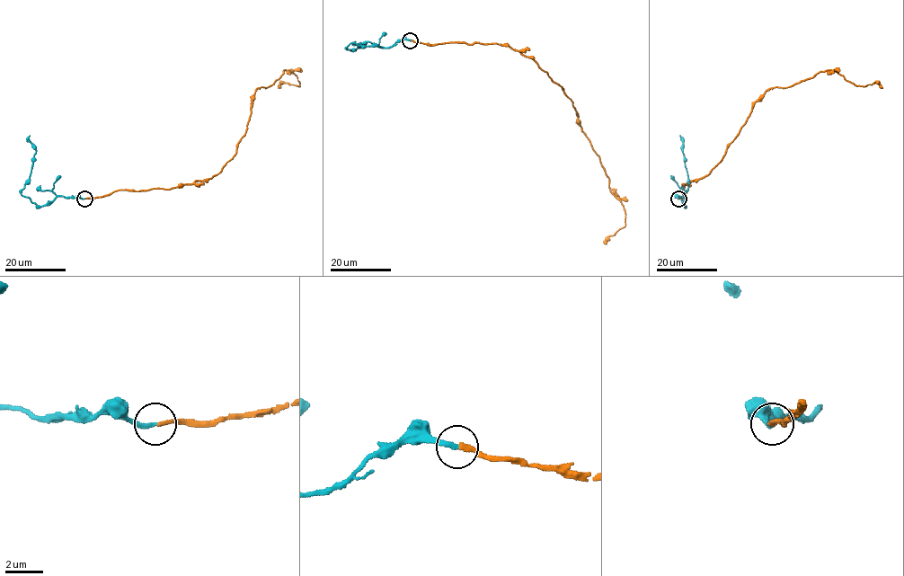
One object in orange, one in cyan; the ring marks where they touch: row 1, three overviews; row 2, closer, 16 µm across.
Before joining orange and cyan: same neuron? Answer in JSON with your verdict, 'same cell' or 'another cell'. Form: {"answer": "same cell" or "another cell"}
{"answer": "another cell"}

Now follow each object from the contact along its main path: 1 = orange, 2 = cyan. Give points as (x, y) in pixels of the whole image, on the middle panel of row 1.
1: (411, 40), (508, 45), (532, 58), (562, 88), (599, 156), (609, 191), (624, 207), (624, 225), (604, 243)
2: (411, 40), (399, 39), (384, 47), (354, 42), (348, 49), (361, 44), (355, 44), (356, 41)

